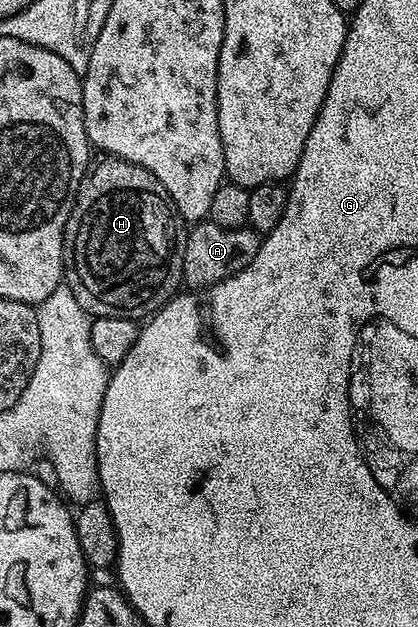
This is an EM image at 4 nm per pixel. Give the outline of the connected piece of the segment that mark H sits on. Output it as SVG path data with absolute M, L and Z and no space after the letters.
M100 157L97 163L95 160L82 177L80 188L76 194L76 204L72 207L68 224L64 226L64 279L67 287L74 293L74 297L78 297L78 305L82 305L82 309L92 317L126 317L137 321L159 311L182 287L184 256L180 227L182 228L182 220L176 214L176 207L172 204L172 199L166 193L166 189L162 189L162 181L158 181L158 177L154 177L154 173L142 169L142 165L134 165L125 159Z

